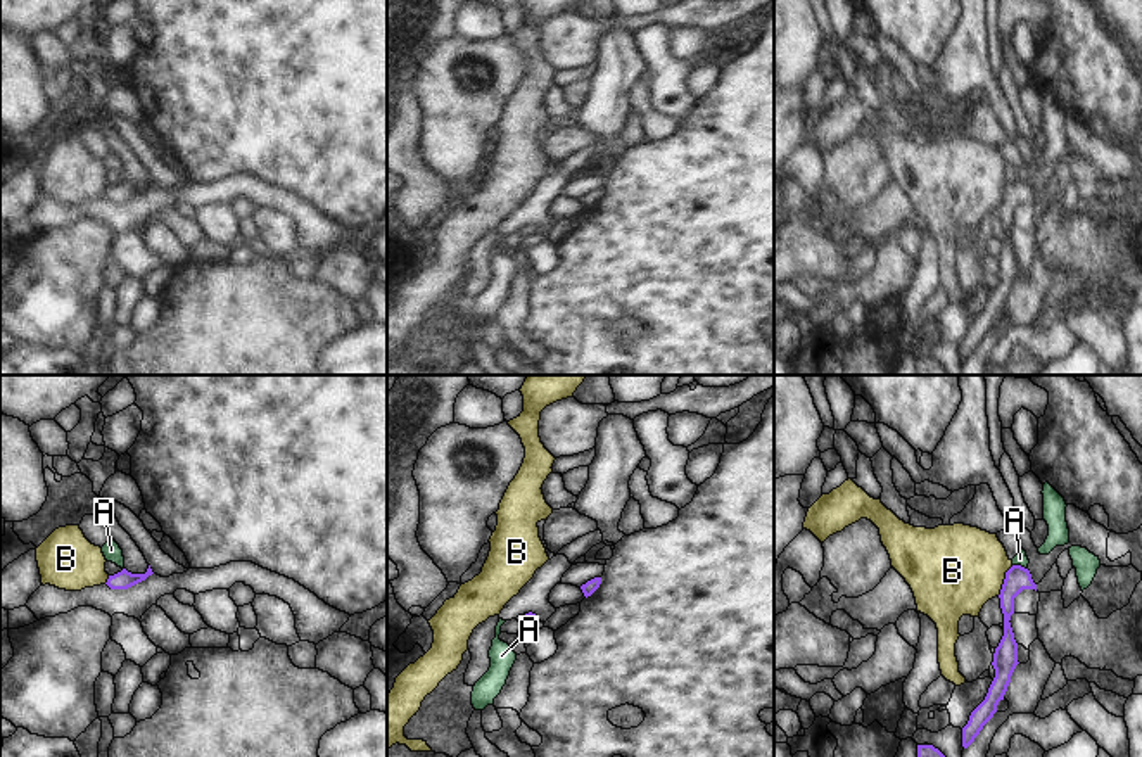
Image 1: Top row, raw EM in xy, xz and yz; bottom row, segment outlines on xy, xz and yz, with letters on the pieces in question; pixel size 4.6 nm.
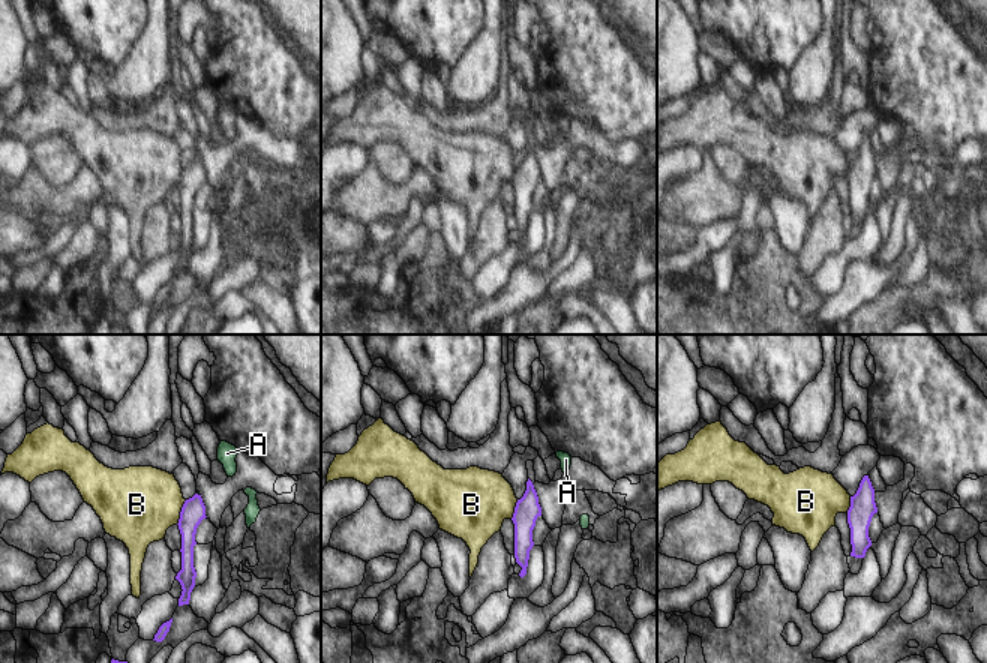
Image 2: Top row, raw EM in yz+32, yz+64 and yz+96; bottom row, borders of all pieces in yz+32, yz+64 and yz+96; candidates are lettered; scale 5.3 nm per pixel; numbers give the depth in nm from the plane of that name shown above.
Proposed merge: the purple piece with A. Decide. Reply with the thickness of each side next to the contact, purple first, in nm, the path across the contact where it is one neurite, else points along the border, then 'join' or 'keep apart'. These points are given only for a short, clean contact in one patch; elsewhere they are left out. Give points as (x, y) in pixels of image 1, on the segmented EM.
120/60 nm | along yz (1013, 564), (1027, 569) | keep apart

